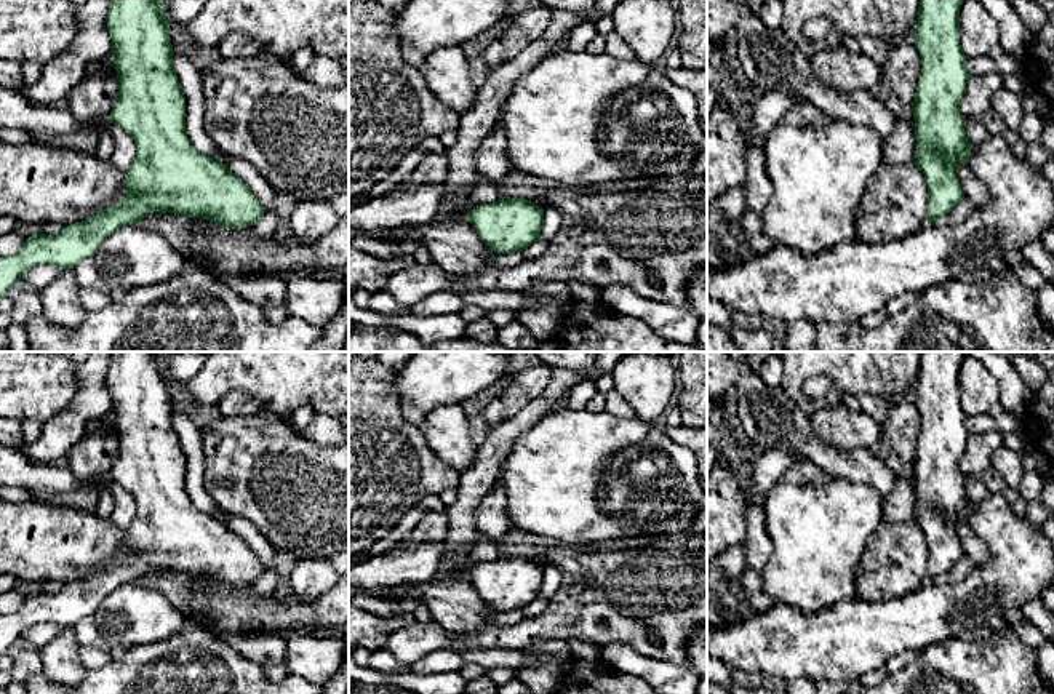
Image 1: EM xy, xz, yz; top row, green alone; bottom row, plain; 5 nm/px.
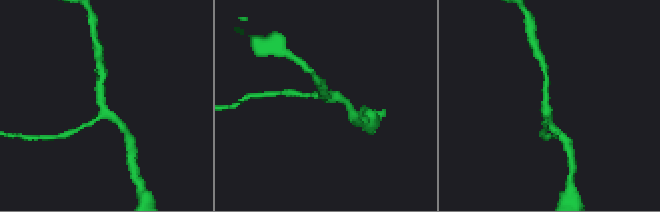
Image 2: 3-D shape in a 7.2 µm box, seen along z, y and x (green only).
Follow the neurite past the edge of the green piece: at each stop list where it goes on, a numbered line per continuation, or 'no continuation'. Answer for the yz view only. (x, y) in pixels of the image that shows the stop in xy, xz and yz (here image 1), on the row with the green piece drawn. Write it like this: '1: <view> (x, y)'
no continuation

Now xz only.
no continuation

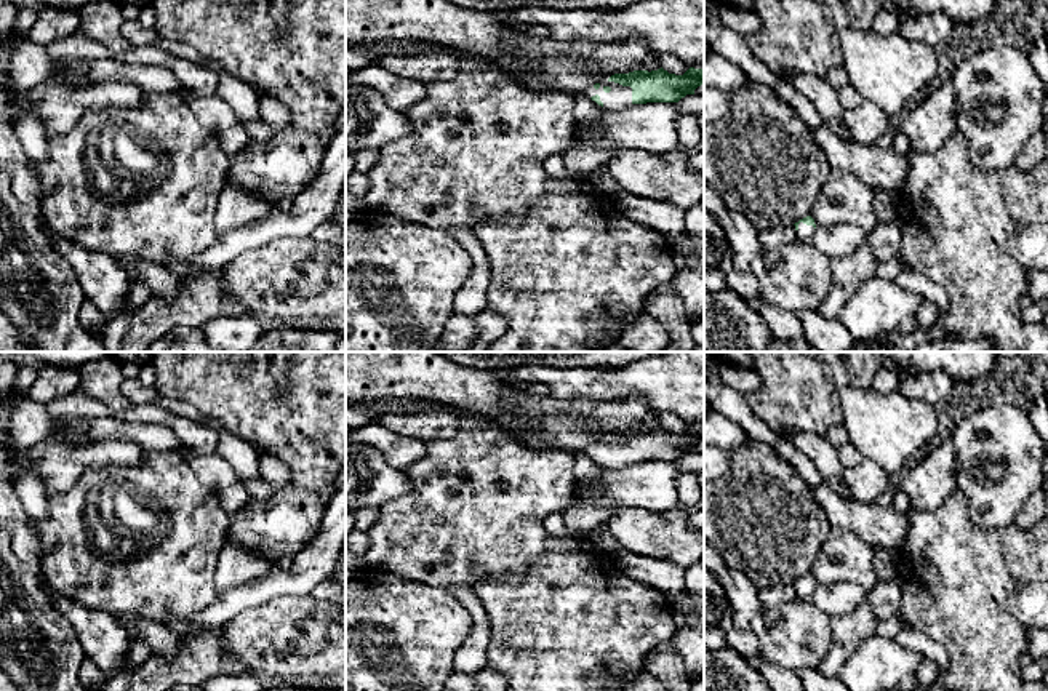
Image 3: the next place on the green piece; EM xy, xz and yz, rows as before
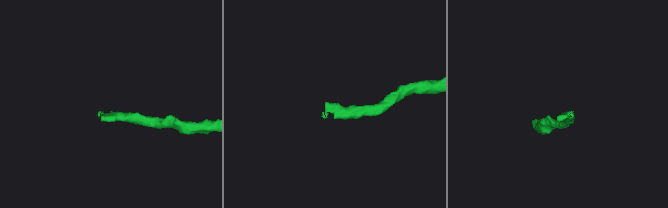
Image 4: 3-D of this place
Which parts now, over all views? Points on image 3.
1: xz (575, 75)

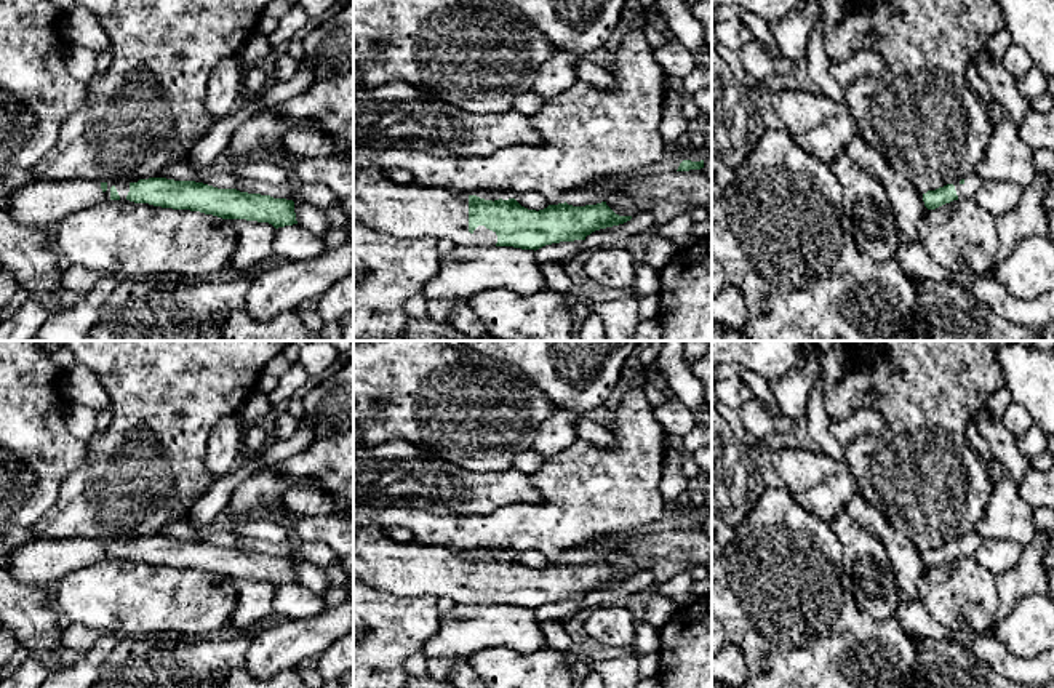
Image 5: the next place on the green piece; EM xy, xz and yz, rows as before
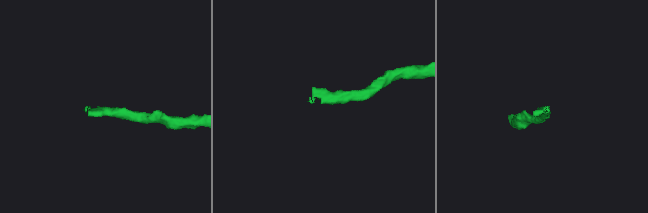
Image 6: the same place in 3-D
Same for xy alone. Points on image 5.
1: xy (40, 204)

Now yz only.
1: yz (973, 183)

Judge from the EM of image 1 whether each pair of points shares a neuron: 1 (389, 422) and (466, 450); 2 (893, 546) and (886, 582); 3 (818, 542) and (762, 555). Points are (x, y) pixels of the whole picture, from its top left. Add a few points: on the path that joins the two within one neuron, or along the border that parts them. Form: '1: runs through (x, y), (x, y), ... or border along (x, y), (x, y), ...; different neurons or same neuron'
1: border along (418, 426), (427, 445), (450, 464); different neurons
2: runs through (893, 555), (886, 573); same neuron
3: border along (765, 517), (771, 555), (760, 573); different neurons

